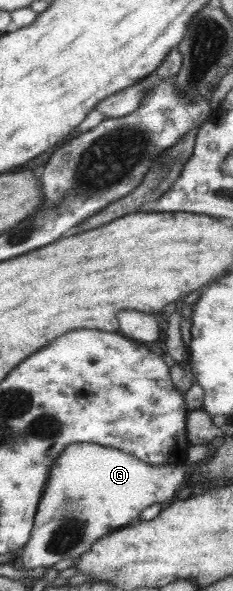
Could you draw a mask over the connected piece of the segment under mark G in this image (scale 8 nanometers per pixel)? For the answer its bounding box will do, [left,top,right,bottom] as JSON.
[20,444,185,570]

